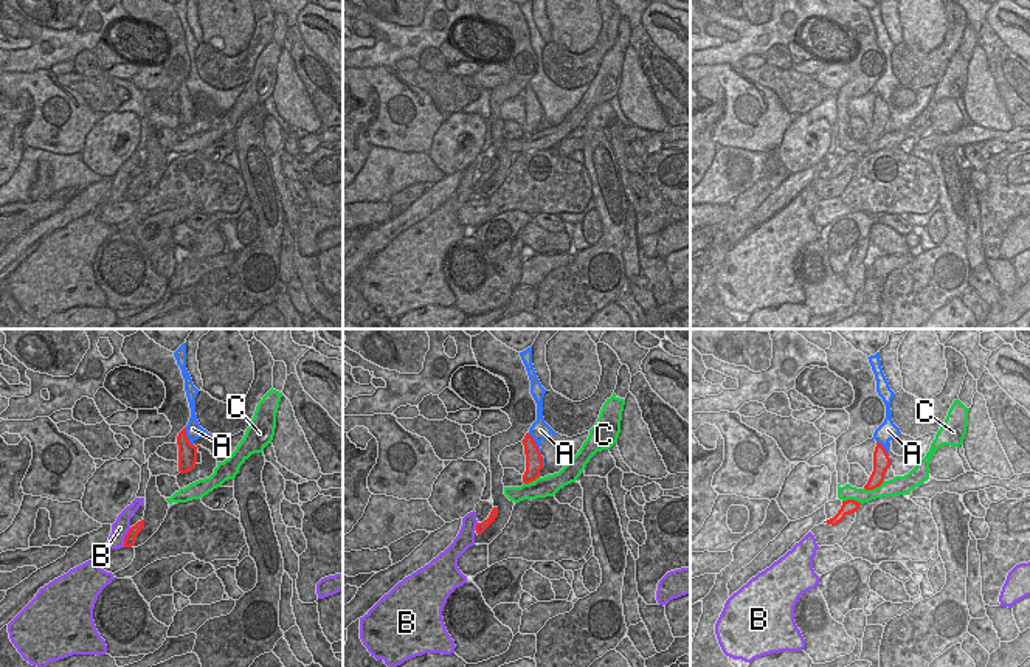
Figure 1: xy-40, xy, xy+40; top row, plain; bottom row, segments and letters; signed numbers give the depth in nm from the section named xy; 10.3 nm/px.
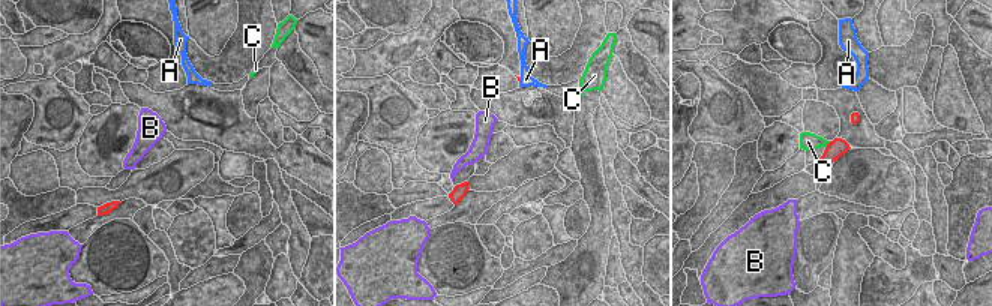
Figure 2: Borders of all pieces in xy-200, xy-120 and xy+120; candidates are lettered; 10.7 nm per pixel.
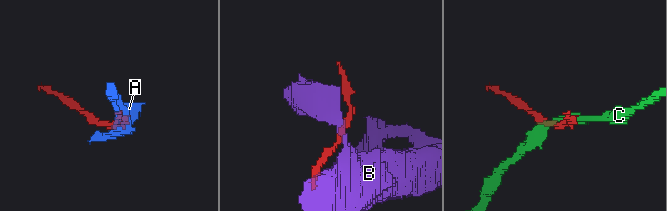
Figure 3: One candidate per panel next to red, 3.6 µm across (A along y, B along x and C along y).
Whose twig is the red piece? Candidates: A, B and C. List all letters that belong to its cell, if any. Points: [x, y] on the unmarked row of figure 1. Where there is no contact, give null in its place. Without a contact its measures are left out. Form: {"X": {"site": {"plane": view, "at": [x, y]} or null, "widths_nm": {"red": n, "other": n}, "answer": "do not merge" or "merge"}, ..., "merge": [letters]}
{"A": {"site": {"plane": "xy", "at": [535, 96]}, "widths_nm": {"red": 190, "other": 200}, "answer": "merge"}, "B": {"site": {"plane": "xy-40", "at": [126, 190]}, "widths_nm": {"red": 120, "other": 180}, "answer": "do not merge"}, "C": {"site": {"plane": "xy+40", "at": [874, 140]}, "widths_nm": {"red": 160, "other": 190}, "answer": "do not merge"}, "merge": ["A"]}

